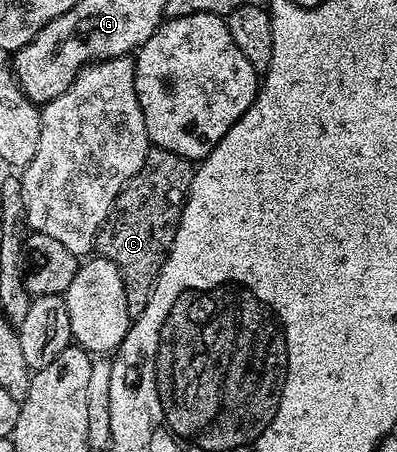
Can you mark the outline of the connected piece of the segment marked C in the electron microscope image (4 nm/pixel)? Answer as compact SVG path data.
M154 147L144 157L141 169L126 182L106 222L98 230L94 242L97 254L114 262L122 274L127 311L131 317L144 313L154 282L166 264L195 170L191 160L163 147Z

